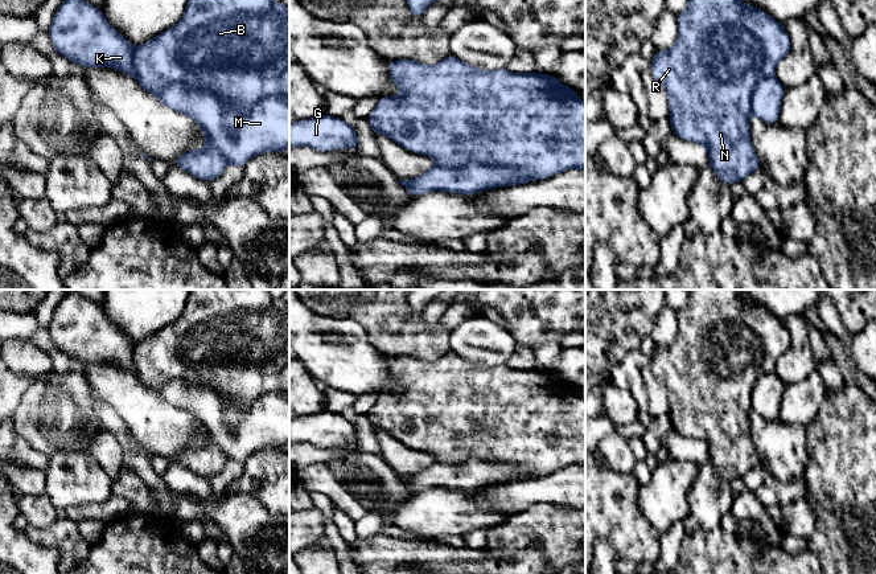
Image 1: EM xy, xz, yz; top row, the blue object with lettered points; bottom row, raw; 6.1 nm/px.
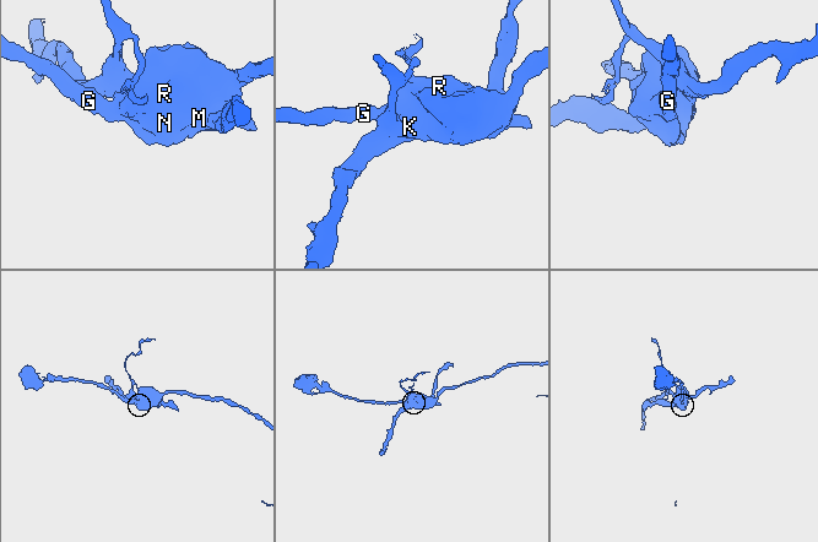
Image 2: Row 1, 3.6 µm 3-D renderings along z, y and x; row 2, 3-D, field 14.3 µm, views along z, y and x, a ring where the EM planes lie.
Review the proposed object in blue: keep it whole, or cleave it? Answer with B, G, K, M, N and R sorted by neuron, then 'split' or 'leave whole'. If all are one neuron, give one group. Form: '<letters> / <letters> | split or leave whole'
B G N R / K M | split

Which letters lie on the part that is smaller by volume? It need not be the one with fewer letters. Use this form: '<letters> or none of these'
K, M

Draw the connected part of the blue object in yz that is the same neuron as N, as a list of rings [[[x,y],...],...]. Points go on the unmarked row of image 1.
[[[692,290],[686,306],[678,311],[678,333],[667,347],[658,347],[650,356],[651,373],[667,388],[670,401],[671,429],[686,438],[695,438],[708,448],[710,463],[724,480],[743,477],[748,471],[760,466],[760,458],[753,447],[749,432],[752,411],[752,386],[762,374],[776,370],[778,358],[786,353],[791,337],[784,321],[762,306],[743,300],[741,290]]]

